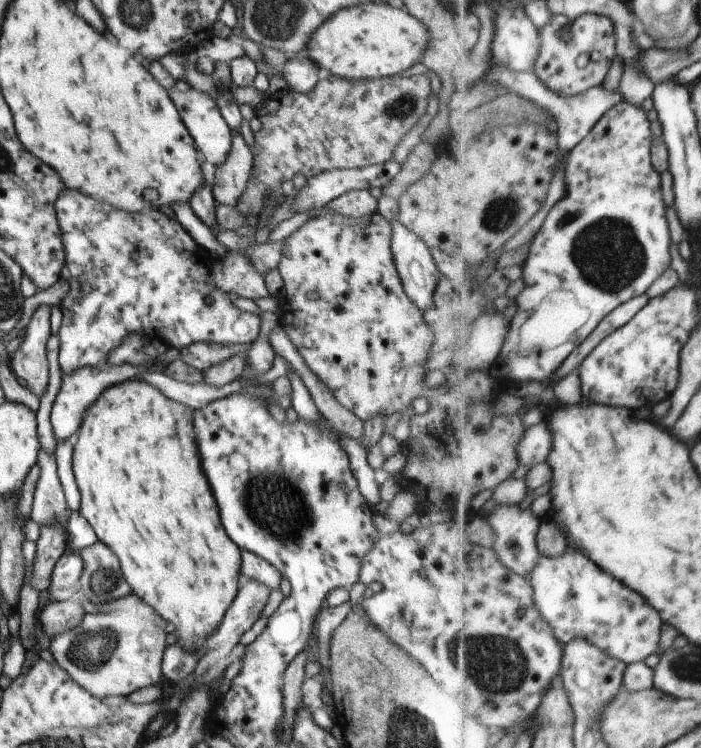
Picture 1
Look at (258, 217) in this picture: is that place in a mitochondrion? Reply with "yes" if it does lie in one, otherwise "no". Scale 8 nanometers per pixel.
no

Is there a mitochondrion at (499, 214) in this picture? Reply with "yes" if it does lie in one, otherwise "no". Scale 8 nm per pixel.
yes

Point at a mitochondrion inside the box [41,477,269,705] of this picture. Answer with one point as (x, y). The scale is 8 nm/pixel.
(91, 648)

